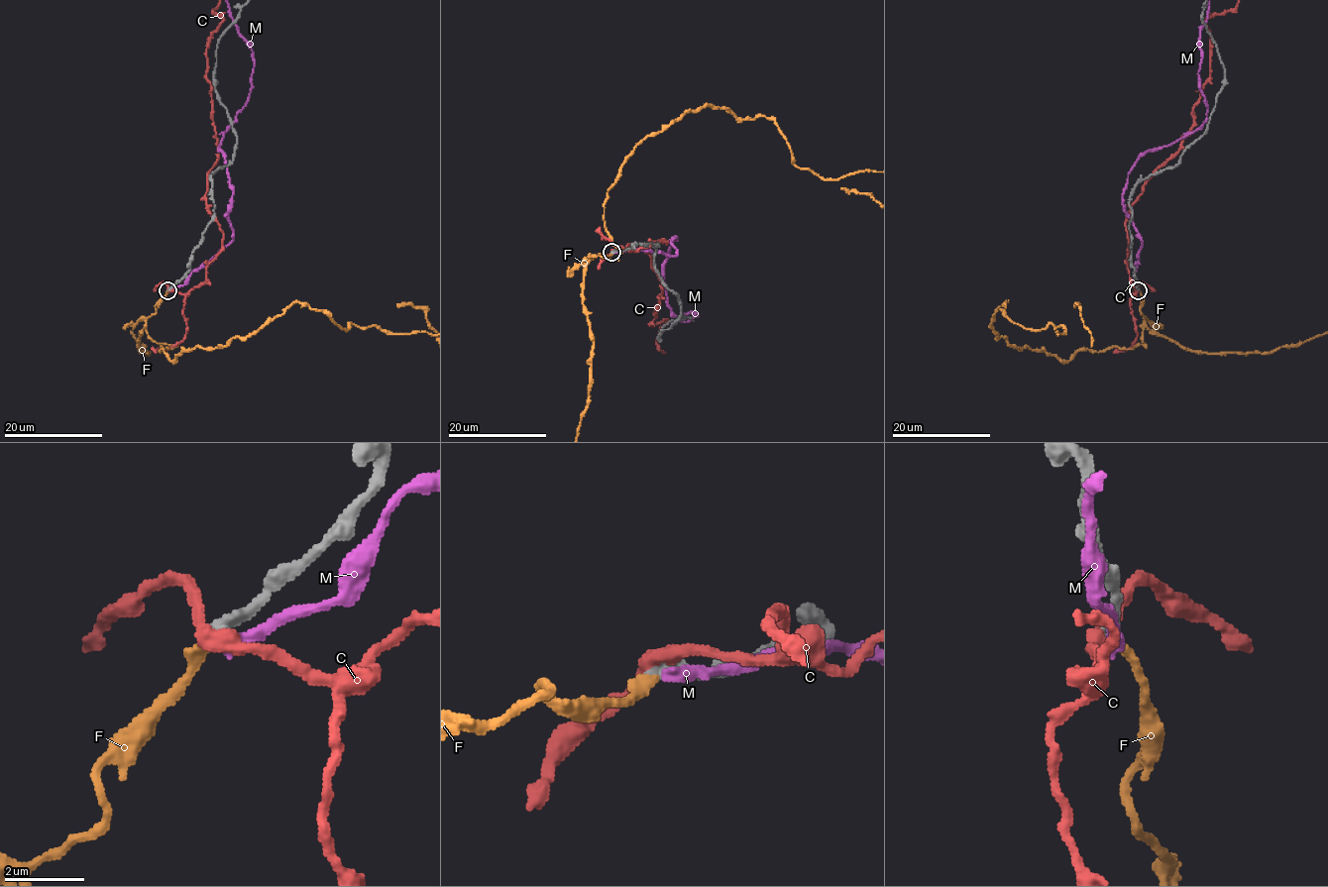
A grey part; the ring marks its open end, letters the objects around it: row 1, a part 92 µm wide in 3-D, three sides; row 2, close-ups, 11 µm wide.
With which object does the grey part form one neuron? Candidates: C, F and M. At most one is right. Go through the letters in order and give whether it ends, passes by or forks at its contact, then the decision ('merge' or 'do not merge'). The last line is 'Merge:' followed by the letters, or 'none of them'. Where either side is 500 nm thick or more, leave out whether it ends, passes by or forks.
C: it passes by | do not merge
F: it ends | merge
M: it ends | do not merge
Merge: F

